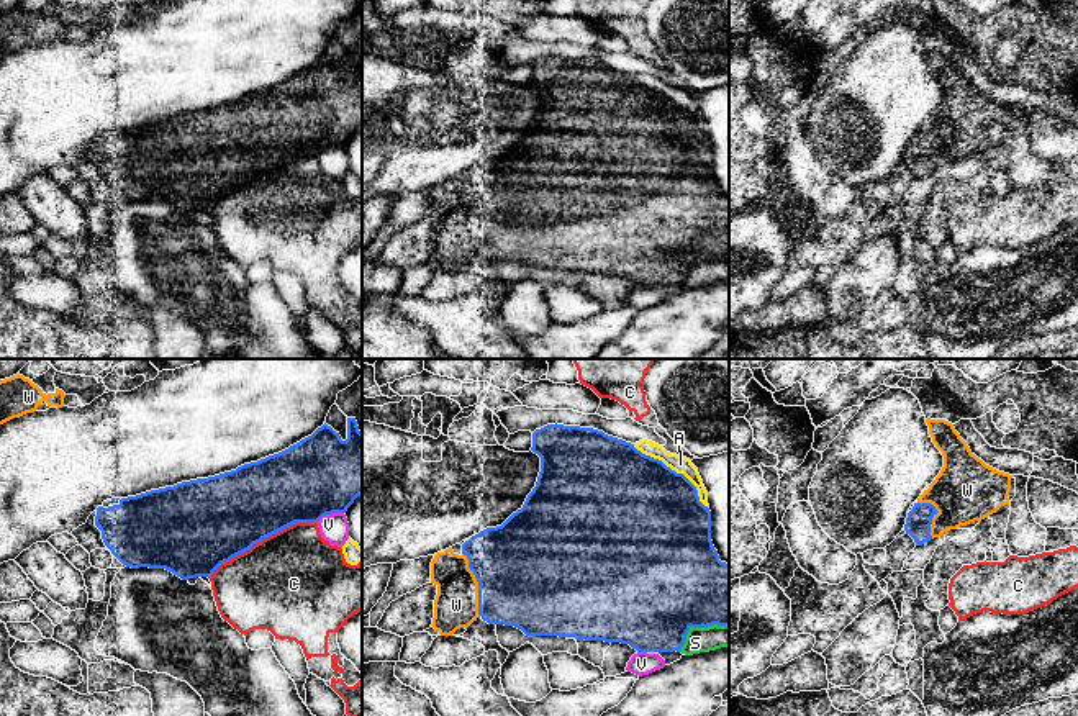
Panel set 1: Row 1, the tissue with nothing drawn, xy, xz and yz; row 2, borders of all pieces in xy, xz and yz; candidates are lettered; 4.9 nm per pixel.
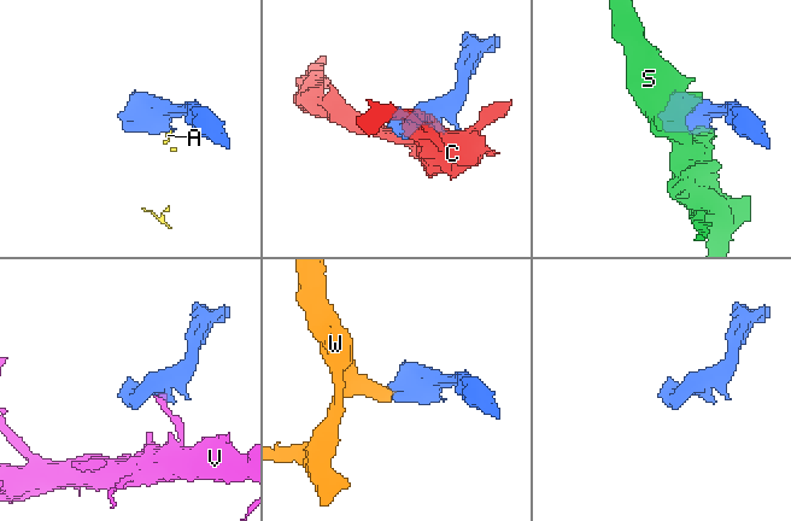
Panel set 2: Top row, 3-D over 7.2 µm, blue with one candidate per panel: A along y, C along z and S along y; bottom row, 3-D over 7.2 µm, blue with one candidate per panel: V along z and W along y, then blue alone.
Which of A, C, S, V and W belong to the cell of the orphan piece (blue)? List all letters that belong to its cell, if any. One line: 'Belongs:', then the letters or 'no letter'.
Belongs: W

